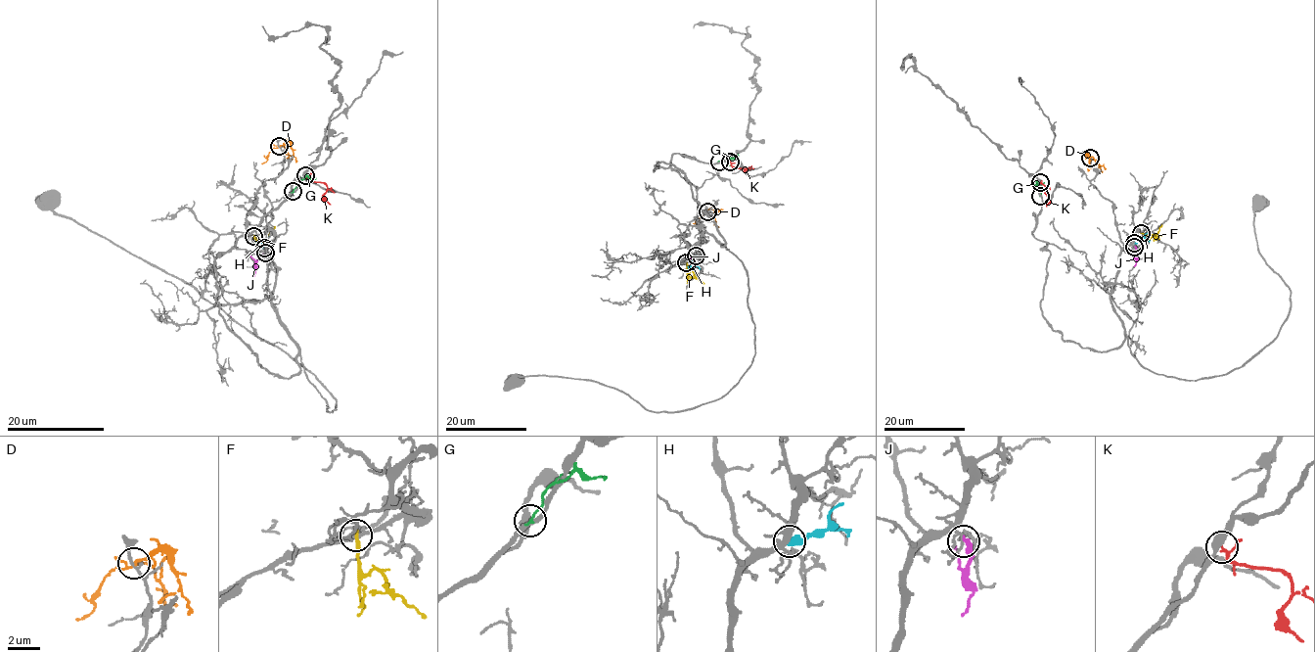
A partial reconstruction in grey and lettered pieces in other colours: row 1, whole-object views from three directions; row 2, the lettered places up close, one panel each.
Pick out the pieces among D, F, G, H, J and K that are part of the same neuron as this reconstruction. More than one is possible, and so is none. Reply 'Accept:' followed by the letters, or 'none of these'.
Accept: none of these

